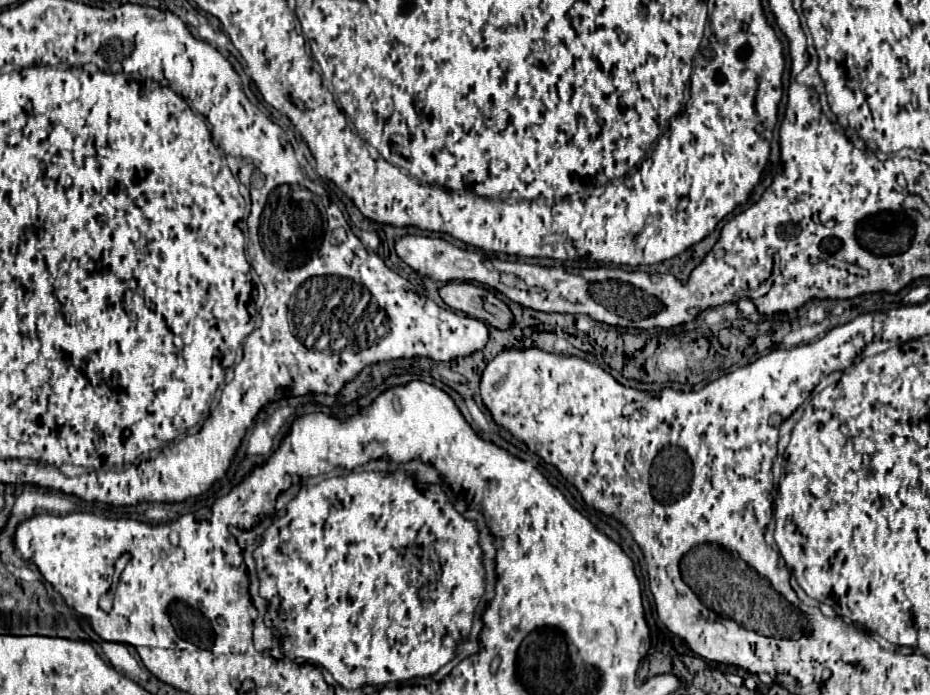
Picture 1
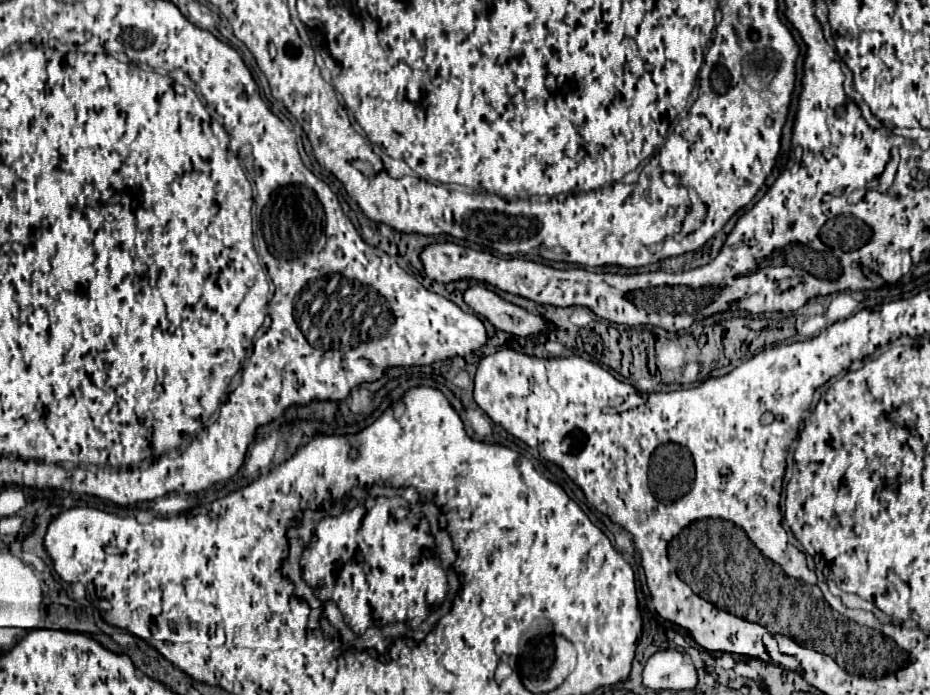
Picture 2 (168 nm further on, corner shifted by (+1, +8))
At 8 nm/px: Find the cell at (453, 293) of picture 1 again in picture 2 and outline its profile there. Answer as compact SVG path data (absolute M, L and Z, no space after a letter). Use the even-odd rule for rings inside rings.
M482 285L468 287L464 291L464 301L476 315L486 317L496 329L512 335L526 337L550 329L550 325L546 325L546 321L540 315L532 315L526 309L504 301L494 291Z

